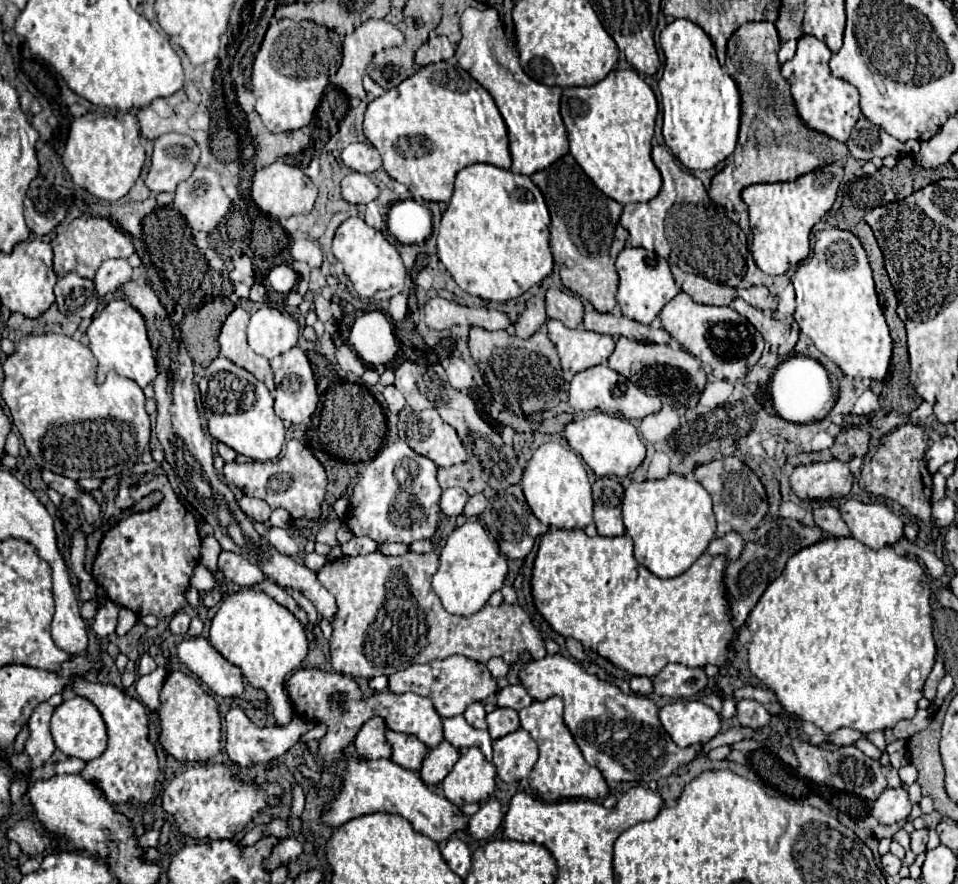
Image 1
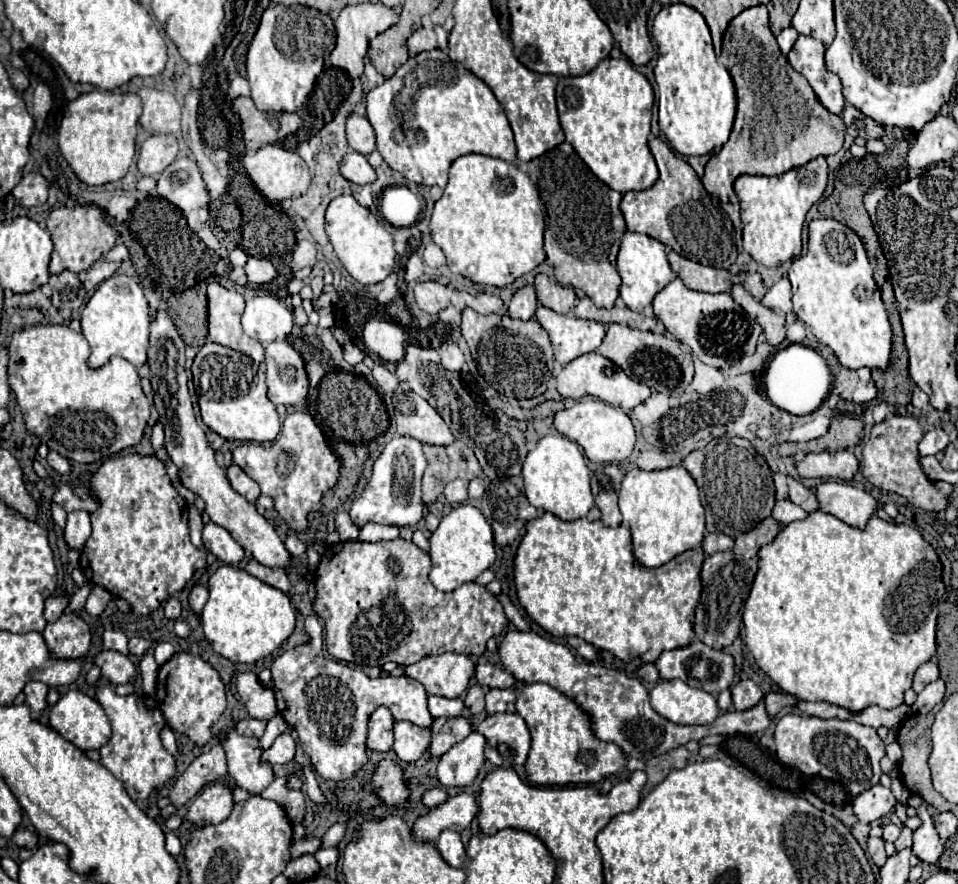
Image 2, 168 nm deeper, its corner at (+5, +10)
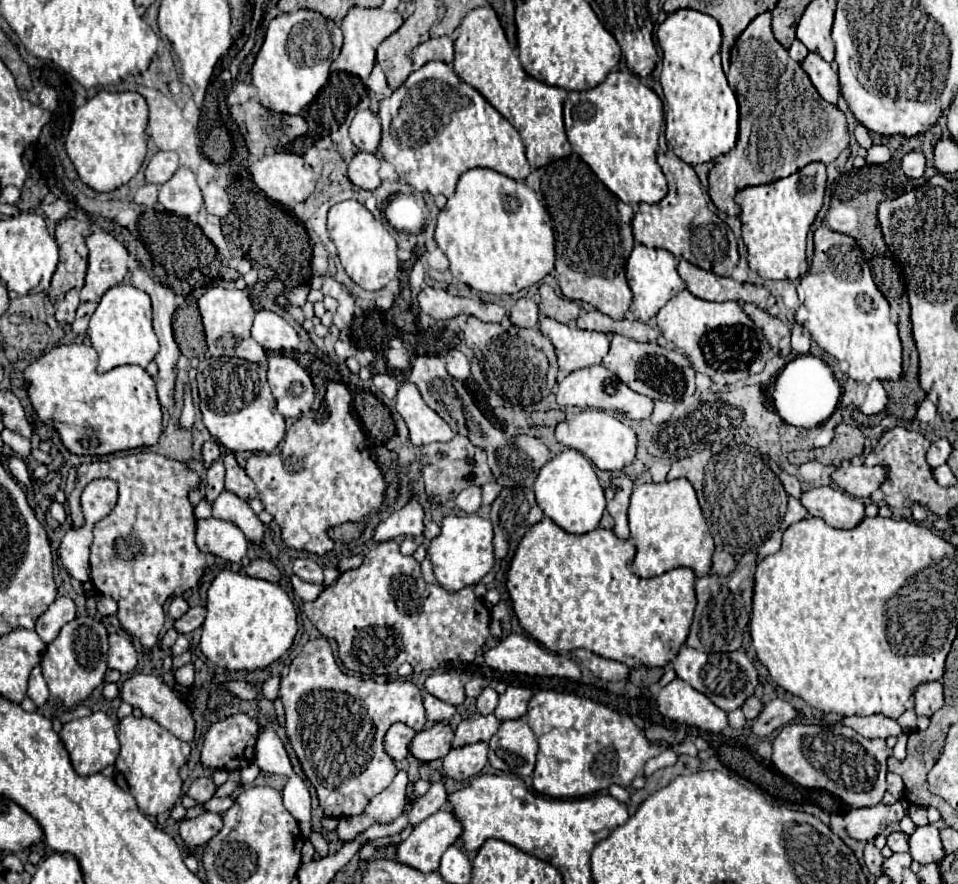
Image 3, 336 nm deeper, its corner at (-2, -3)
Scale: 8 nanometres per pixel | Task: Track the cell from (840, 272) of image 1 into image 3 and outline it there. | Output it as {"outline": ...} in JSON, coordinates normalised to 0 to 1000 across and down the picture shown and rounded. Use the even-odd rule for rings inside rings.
{"outline":[[[861,256],[851,260],[849,274],[851,287],[847,303],[832,324],[836,346],[829,359],[834,367],[830,365],[826,372],[827,397],[832,402],[850,402],[861,408],[871,422],[884,423],[895,432],[938,430],[941,385],[936,367],[930,357],[928,342],[911,319],[909,303],[897,276],[888,267]]]}

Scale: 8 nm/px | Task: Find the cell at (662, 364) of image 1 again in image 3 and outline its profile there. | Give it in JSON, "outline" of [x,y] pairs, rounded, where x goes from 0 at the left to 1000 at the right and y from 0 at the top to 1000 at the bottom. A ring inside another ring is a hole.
{"outline":[[[642,378],[638,385],[638,394],[634,403],[629,405],[629,414],[636,416],[648,432],[652,432],[659,441],[677,448],[682,452],[694,452],[694,455],[711,455],[713,450],[721,448],[725,443],[725,419],[721,416],[721,410],[705,398],[690,394],[686,387],[663,387],[648,378]]]}

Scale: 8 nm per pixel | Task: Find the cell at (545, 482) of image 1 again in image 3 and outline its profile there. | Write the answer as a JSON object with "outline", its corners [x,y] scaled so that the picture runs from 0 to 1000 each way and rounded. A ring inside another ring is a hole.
{"outline":[[[590,509],[577,516],[563,534],[558,543],[558,563],[569,584],[594,604],[613,604],[625,595],[632,579],[632,557],[617,523],[602,509]]]}

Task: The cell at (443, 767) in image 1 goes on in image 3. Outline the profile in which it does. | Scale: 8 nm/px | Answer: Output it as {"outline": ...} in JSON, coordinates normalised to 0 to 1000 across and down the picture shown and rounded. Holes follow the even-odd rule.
{"outline":[[[496,808],[496,810],[487,810],[479,817],[477,828],[475,828],[475,837],[473,844],[485,844],[485,842],[496,842],[496,839],[510,839],[510,835],[521,826],[523,817],[515,810],[515,808]]]}

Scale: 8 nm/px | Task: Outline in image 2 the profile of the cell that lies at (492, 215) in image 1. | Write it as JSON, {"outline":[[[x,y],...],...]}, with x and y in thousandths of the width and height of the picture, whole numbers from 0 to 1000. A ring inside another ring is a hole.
{"outline":[[[482,175],[472,184],[468,209],[463,212],[463,221],[455,227],[449,248],[451,273],[459,282],[463,282],[470,307],[495,320],[514,325],[526,325],[537,320],[541,313],[553,309],[570,293],[566,279],[566,259],[568,232],[564,227],[559,209],[537,184],[516,180],[509,175]]]}

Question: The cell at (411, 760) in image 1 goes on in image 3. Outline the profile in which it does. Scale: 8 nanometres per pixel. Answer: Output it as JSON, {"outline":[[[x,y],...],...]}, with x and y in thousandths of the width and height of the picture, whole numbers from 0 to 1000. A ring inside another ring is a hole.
{"outline":[[[456,817],[454,821],[439,826],[427,842],[427,851],[439,862],[452,862],[462,857],[471,848],[471,837],[475,826],[467,817]]]}

